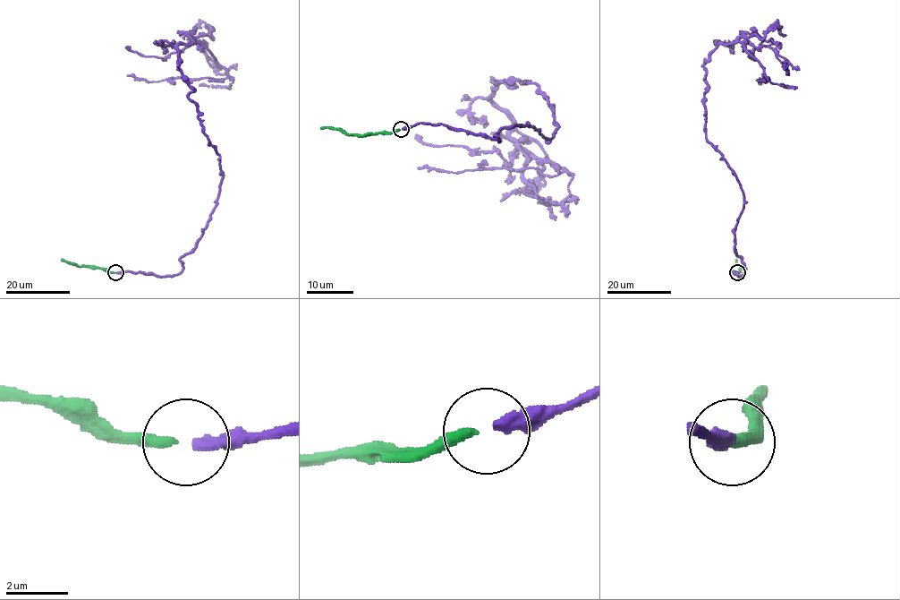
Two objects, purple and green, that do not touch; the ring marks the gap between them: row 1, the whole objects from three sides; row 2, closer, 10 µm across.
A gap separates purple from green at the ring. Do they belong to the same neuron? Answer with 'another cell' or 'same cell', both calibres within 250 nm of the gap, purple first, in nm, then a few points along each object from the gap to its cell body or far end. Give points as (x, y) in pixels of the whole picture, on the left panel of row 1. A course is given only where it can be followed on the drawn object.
same cell | 400/320 nm | purple via (117, 272), (182, 270), (222, 176), (177, 47), (196, 41), (210, 52), (224, 79), (127, 76) | green via (115, 272), (78, 266), (62, 259)

